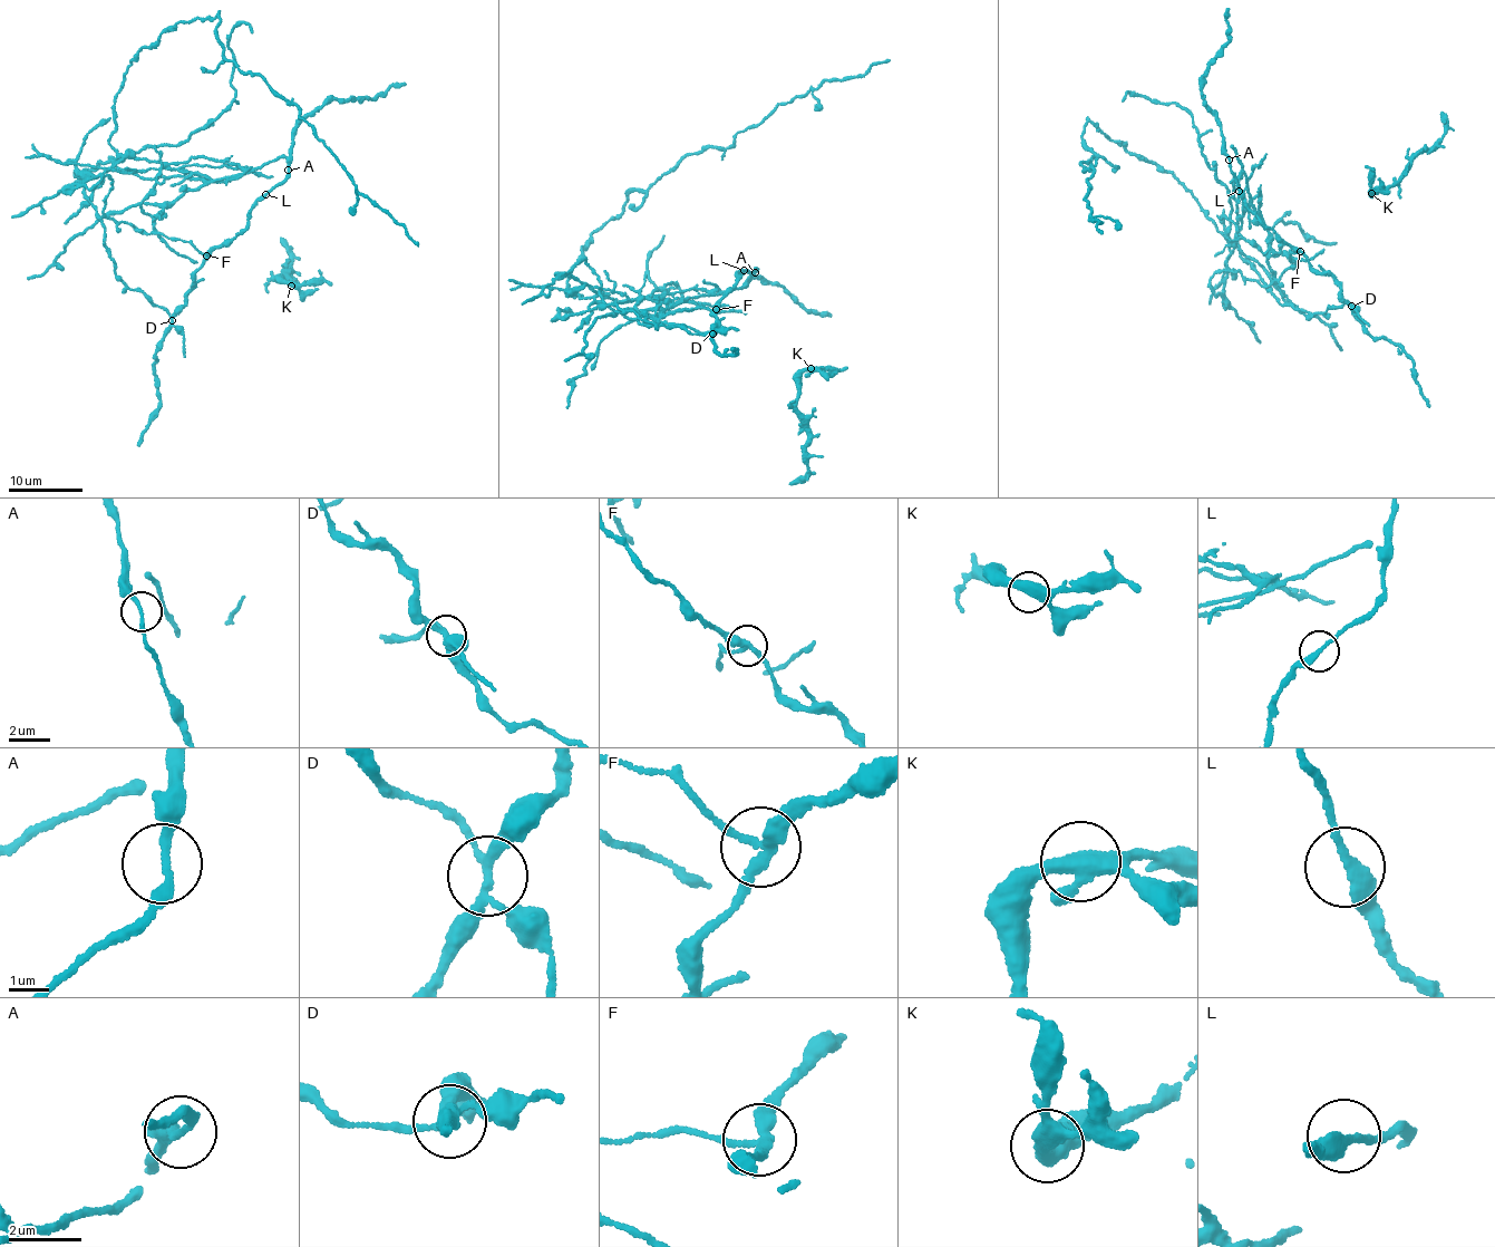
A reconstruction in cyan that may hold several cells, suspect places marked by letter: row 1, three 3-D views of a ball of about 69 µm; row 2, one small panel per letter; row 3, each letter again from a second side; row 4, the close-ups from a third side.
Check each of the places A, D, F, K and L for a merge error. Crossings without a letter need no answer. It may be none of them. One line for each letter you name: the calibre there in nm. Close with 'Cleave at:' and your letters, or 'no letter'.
D: Thickness 200 nm
F: Thickness 280 nm
Cleave at: D, F

